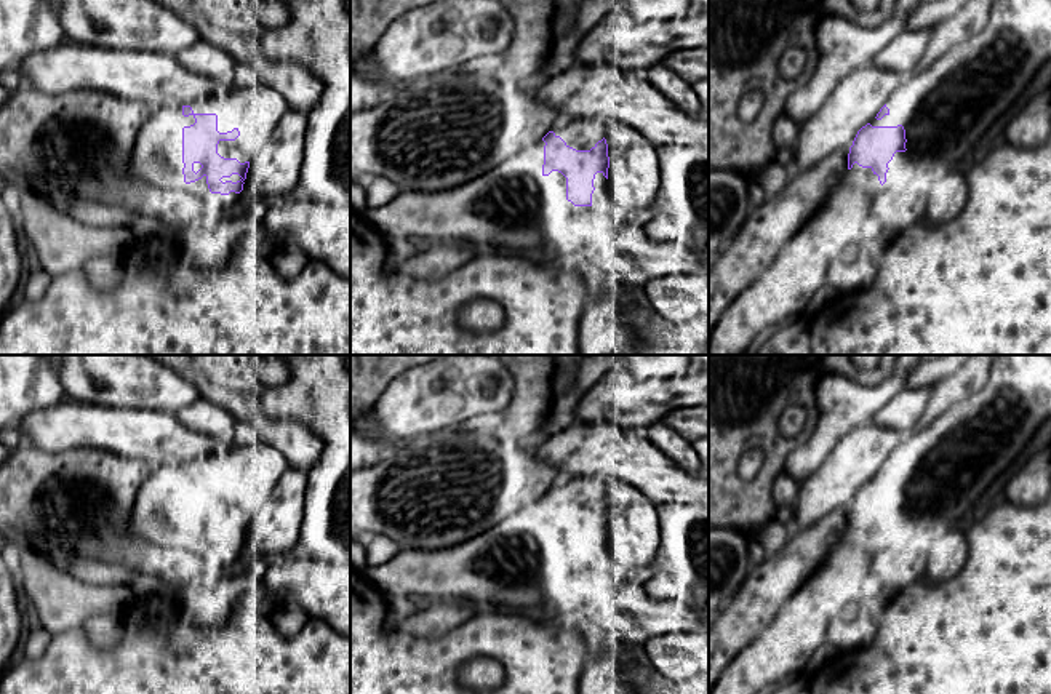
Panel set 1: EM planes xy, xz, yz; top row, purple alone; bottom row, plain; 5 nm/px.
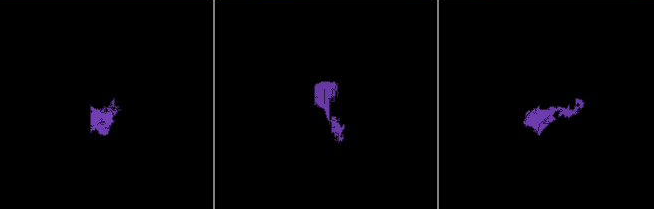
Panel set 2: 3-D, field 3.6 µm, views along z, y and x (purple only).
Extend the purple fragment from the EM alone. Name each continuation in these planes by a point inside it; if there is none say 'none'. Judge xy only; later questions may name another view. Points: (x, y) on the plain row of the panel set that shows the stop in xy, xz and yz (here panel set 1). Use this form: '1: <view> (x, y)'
1: xy (255, 469)

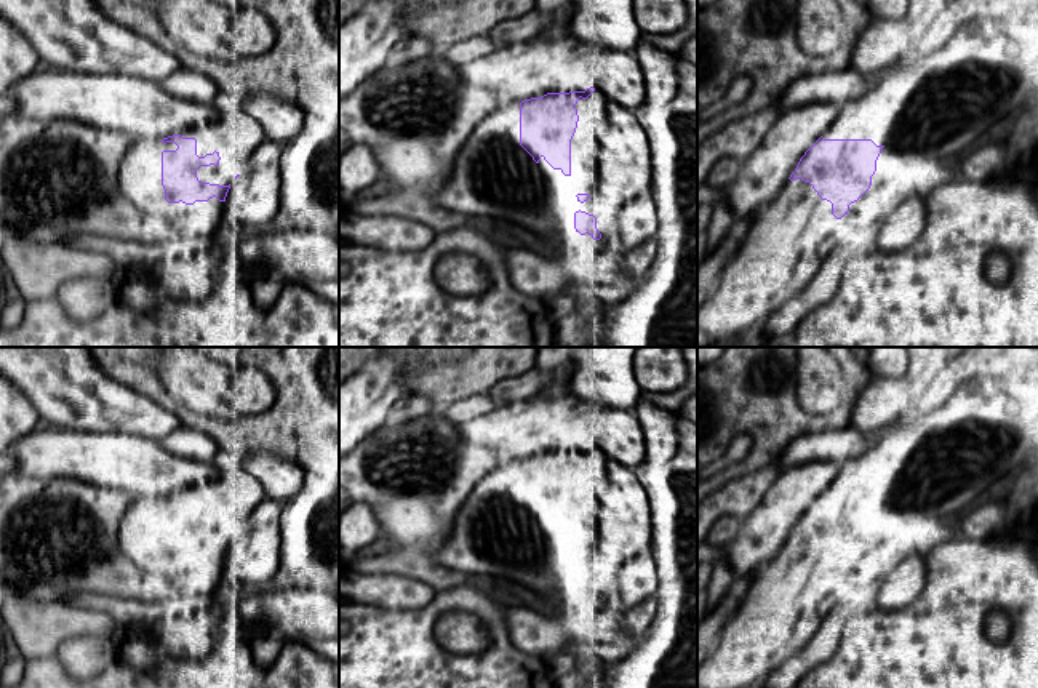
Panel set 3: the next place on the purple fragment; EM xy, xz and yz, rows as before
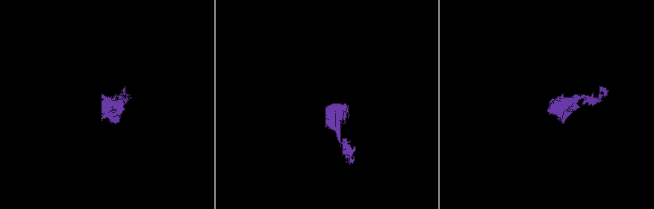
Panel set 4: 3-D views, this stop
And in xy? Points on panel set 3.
1: xy (235, 493)

